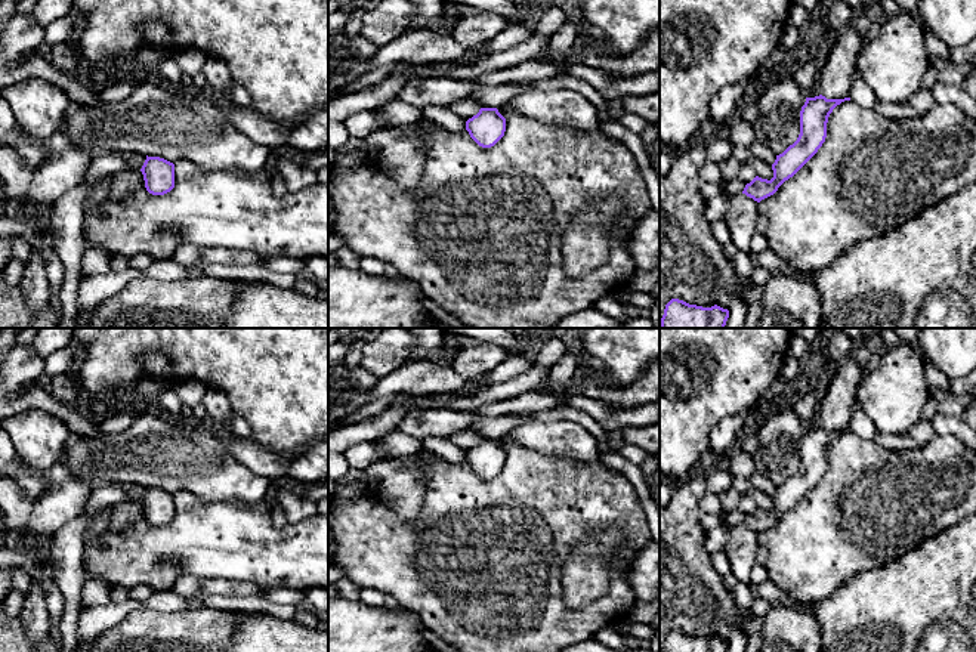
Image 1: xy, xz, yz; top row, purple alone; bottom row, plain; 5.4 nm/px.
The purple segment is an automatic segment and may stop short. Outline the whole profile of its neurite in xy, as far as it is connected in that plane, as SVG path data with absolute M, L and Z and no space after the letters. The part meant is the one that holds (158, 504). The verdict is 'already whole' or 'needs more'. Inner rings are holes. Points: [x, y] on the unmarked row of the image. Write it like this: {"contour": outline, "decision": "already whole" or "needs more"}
{"contour": "M146 486L140 503L145 519L152 526L164 526L174 519L174 495L164 489Z", "decision": "already whole"}

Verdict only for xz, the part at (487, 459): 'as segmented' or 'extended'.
as segmented

